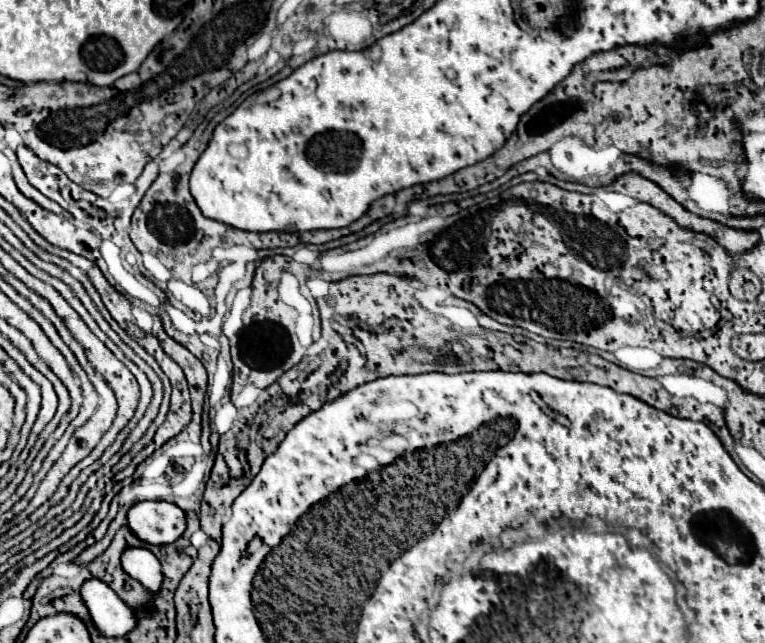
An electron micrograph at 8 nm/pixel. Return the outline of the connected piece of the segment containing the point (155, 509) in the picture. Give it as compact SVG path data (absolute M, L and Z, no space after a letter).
M165 500L137 502L127 512L127 524L137 538L149 544L175 542L185 532L185 512Z

